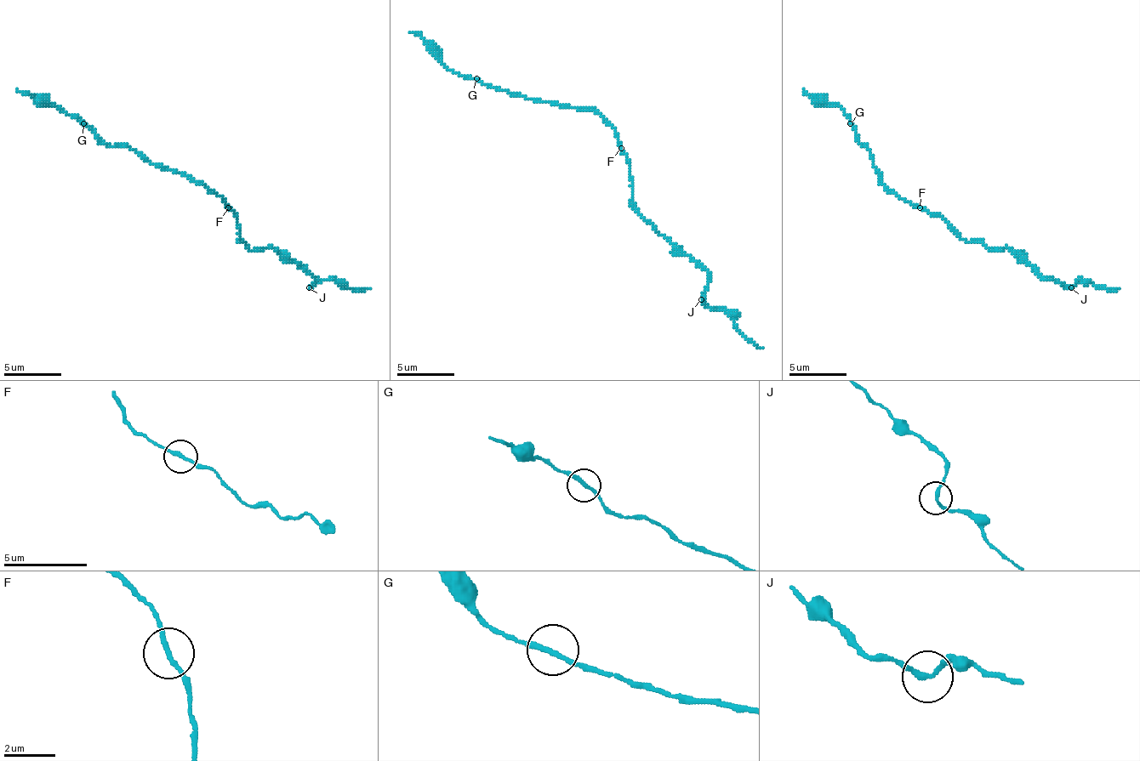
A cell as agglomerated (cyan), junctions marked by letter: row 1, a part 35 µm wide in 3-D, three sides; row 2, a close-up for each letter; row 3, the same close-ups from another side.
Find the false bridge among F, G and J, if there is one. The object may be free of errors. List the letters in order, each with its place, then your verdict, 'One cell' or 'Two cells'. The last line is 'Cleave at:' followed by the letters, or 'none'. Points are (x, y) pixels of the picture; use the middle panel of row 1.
F: Place: (621, 148). One cell
G: Place: (476, 78). One cell
J: Place: (701, 299). One cell
Cleave at: none

